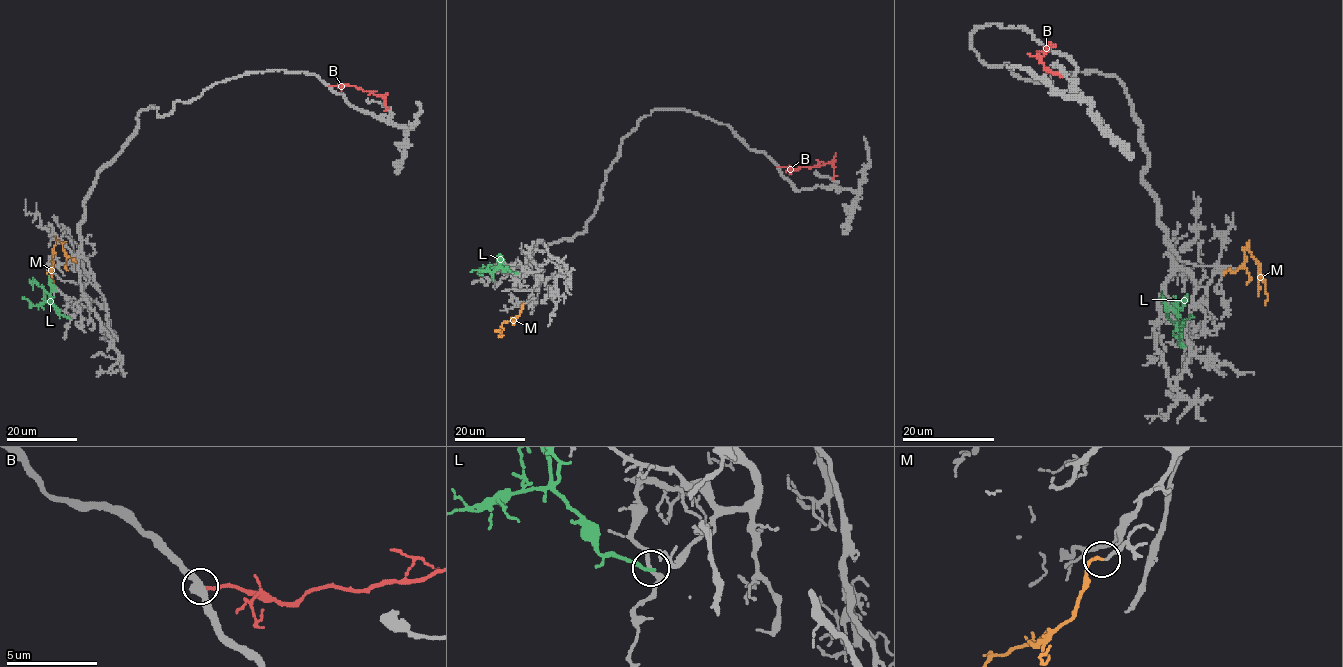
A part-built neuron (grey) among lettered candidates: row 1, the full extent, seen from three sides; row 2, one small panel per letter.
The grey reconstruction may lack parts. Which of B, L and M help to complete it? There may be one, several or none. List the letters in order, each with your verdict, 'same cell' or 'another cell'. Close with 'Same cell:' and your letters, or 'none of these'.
B: another cell
L: another cell
M: same cell
Same cell: M

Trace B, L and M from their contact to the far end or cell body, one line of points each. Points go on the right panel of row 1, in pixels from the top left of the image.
B: (1045, 45), (1050, 44), (1045, 46), (1042, 62), (1061, 77)
L: (1185, 346), (1178, 341), (1176, 300), (1181, 302), (1180, 310)
M: (1224, 273), (1235, 272), (1244, 264), (1248, 246), (1265, 283), (1266, 304)

